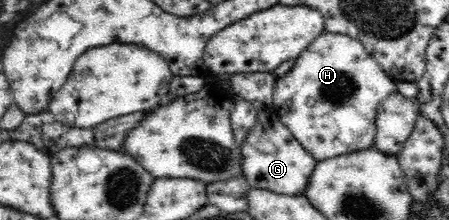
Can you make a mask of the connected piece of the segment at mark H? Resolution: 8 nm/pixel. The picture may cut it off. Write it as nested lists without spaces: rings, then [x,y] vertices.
[[[324,31],[300,53],[287,73],[277,77],[273,90],[273,105],[280,108],[280,120],[297,141],[317,161],[323,161],[352,154],[356,150],[374,148],[377,131],[375,118],[380,101],[396,91],[397,82],[384,72],[379,62],[372,58],[358,39]]]

